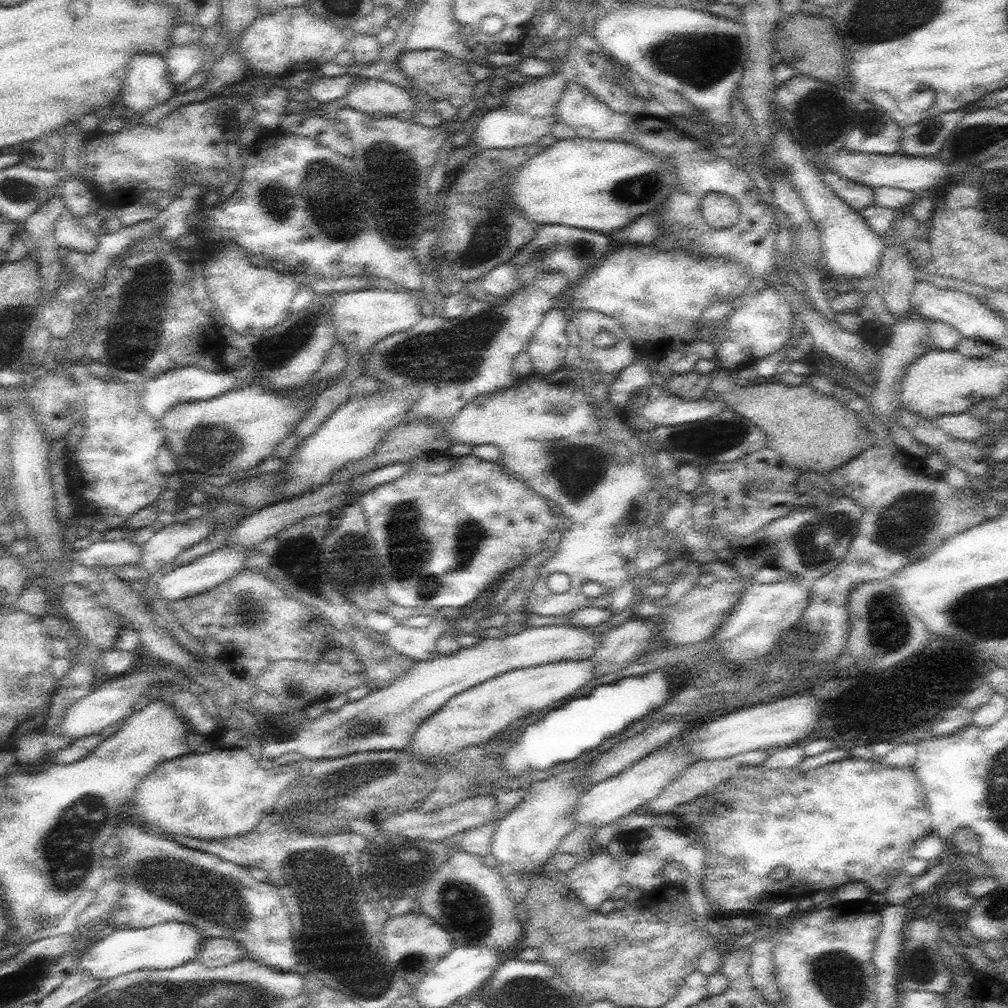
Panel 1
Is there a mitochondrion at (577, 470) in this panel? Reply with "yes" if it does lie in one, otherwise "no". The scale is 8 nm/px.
yes

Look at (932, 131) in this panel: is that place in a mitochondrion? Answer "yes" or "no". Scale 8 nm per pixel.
yes

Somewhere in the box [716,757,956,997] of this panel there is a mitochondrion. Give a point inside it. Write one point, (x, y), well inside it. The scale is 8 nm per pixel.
(915, 974)

